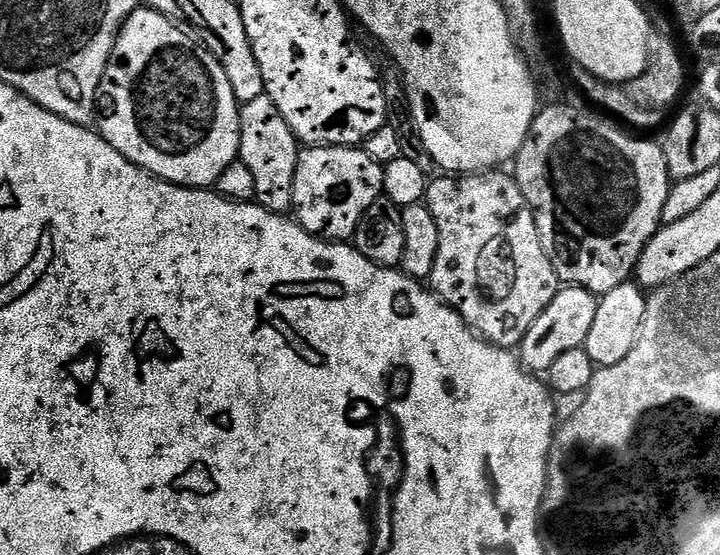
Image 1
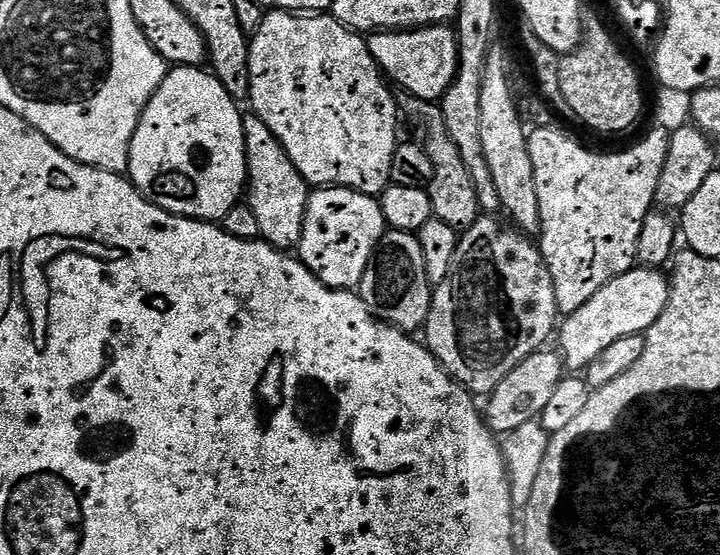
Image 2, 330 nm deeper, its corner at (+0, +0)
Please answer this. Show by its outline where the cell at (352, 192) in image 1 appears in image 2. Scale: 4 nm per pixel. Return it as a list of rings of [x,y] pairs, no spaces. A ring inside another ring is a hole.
[[[320,186],[308,198],[298,259],[327,288],[356,290],[385,231],[384,215],[377,197],[356,192],[353,188]]]

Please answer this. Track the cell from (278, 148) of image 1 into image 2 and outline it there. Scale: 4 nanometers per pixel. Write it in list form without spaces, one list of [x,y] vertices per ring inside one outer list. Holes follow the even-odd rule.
[[[255,114],[244,116],[244,145],[246,146],[246,162],[248,163],[246,203],[250,206],[250,210],[254,210],[260,239],[265,244],[271,244],[274,248],[295,249],[302,238],[310,185],[307,180],[302,178],[302,174],[296,169],[294,162],[290,162],[290,154],[286,154],[282,142],[278,142],[278,138],[272,133],[270,126],[266,126],[266,122],[262,122],[262,118],[258,118]]]

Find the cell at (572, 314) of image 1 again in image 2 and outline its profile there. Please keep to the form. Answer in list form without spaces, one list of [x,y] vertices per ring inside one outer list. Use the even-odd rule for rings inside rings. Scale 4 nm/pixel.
[[[541,350],[532,352],[502,382],[498,382],[496,389],[490,393],[492,400],[486,408],[486,423],[493,433],[507,434],[518,430],[518,426],[526,426],[526,422],[539,418],[546,406],[550,404],[550,398],[554,395],[555,387],[566,376],[564,357],[559,351]]]

